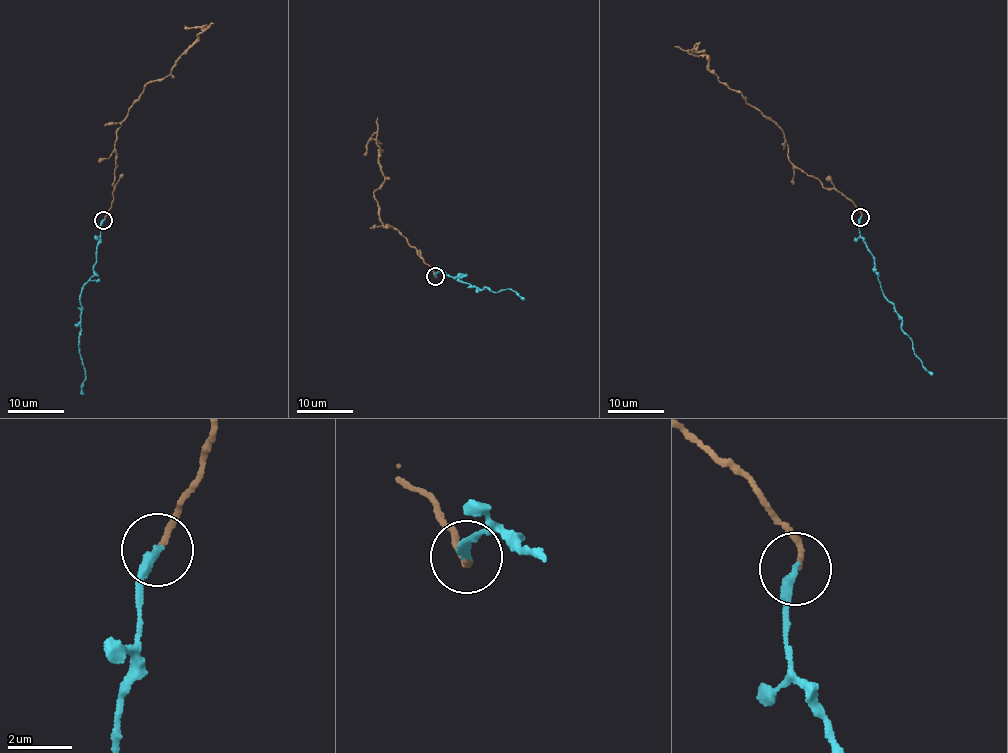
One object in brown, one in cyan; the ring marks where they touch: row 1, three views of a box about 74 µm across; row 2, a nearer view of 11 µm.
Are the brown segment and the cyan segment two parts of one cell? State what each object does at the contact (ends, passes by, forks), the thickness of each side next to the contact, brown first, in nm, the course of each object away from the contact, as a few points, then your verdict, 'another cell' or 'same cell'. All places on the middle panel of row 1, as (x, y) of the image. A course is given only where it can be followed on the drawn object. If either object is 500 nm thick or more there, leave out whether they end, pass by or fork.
brown ends there; cyan ends there; 150 nm thick on the brown side, 300 nm on the other; brown runs (436, 276), (406, 237), (387, 224), (382, 226), (374, 192), (384, 180), (376, 132), (368, 141), (365, 156); cyan runs (436, 276), (441, 270), (482, 289), (496, 292), (507, 288), (524, 298); same cell

